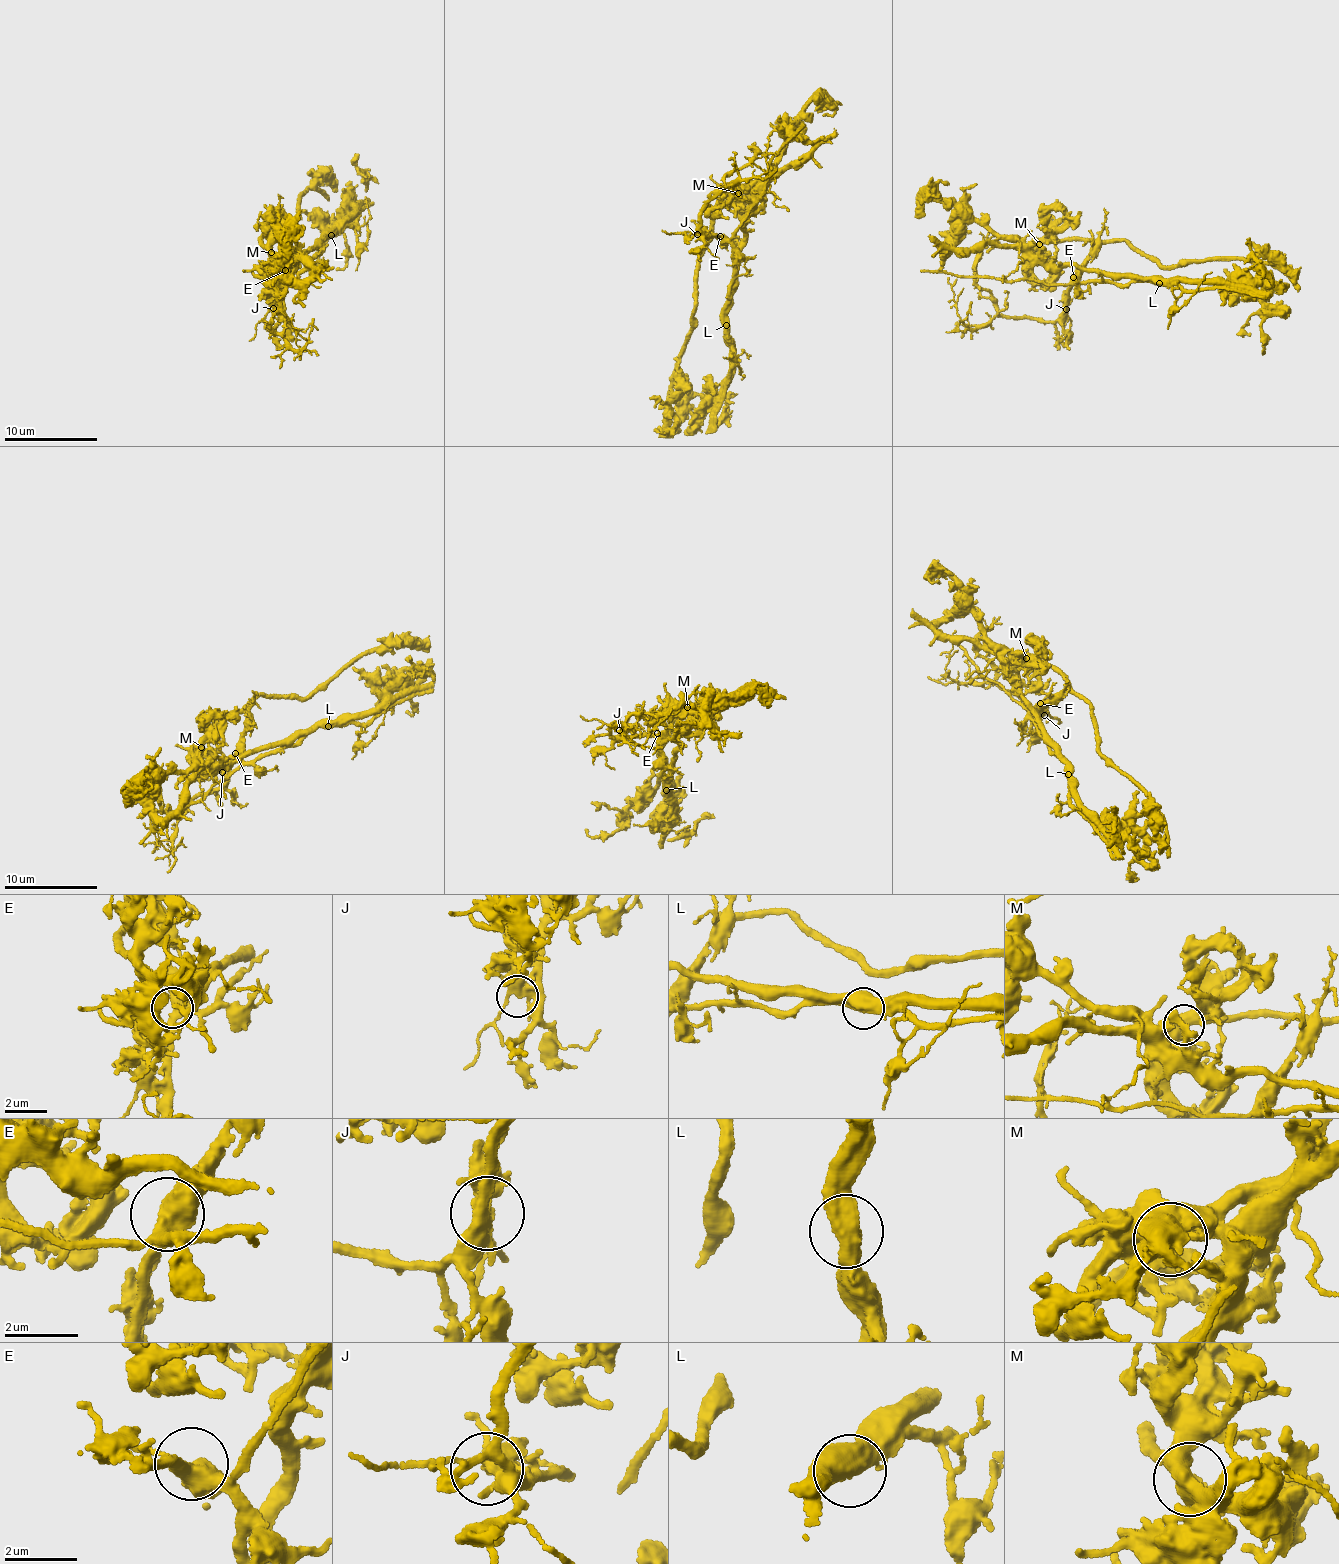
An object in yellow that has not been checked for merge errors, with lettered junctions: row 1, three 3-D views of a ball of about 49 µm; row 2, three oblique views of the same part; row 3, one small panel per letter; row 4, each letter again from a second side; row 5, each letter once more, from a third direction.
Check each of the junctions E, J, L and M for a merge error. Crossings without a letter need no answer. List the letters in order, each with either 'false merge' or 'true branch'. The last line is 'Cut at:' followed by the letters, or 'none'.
E: true branch
J: true branch
L: false merge
M: false merge
Cut at: L, M

